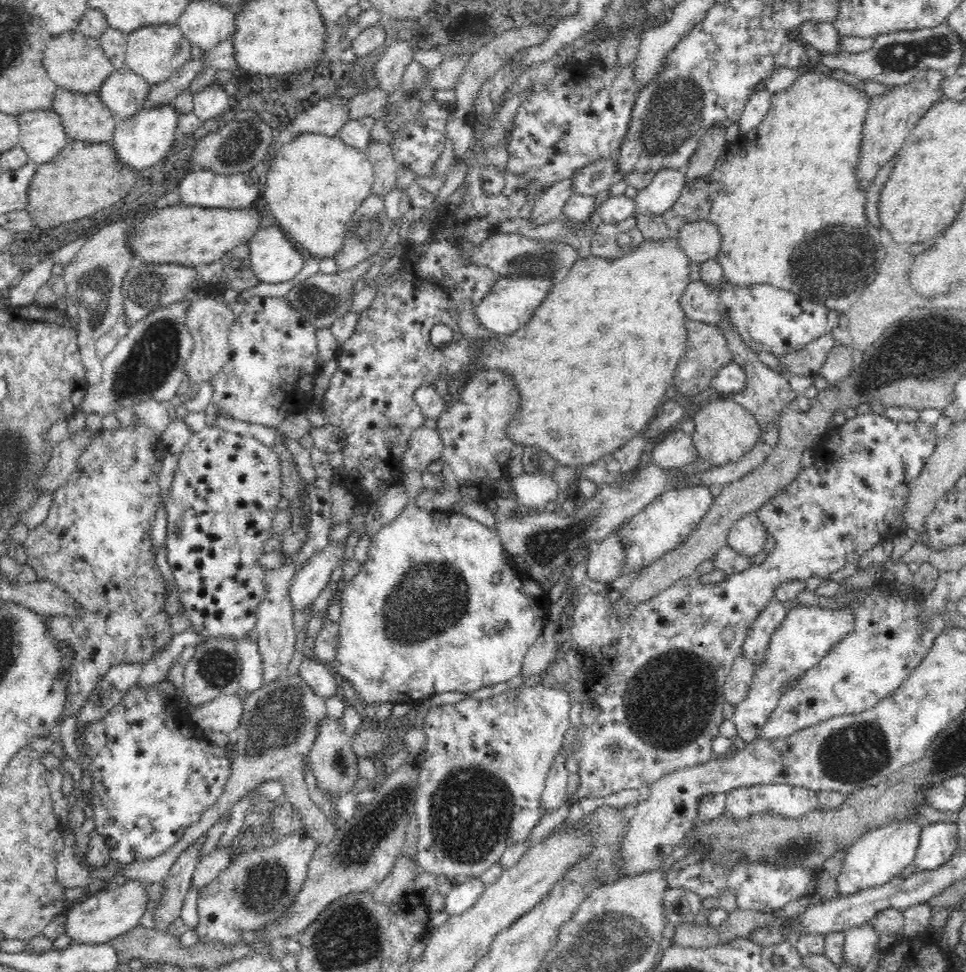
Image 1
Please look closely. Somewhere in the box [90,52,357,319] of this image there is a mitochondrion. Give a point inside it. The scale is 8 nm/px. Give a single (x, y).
(146, 288)

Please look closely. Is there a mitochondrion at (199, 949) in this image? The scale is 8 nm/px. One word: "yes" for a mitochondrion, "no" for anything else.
no

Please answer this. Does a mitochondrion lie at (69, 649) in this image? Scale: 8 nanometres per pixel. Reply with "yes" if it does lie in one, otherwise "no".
no

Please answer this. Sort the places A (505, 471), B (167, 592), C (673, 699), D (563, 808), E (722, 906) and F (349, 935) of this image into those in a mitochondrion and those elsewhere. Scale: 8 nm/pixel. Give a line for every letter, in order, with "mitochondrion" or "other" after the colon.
A: other
B: other
C: mitochondrion
D: other
E: other
F: mitochondrion

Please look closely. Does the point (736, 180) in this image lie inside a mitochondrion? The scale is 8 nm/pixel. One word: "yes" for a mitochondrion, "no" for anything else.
no

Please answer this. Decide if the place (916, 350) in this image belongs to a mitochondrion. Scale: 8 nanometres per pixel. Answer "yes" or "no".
yes

